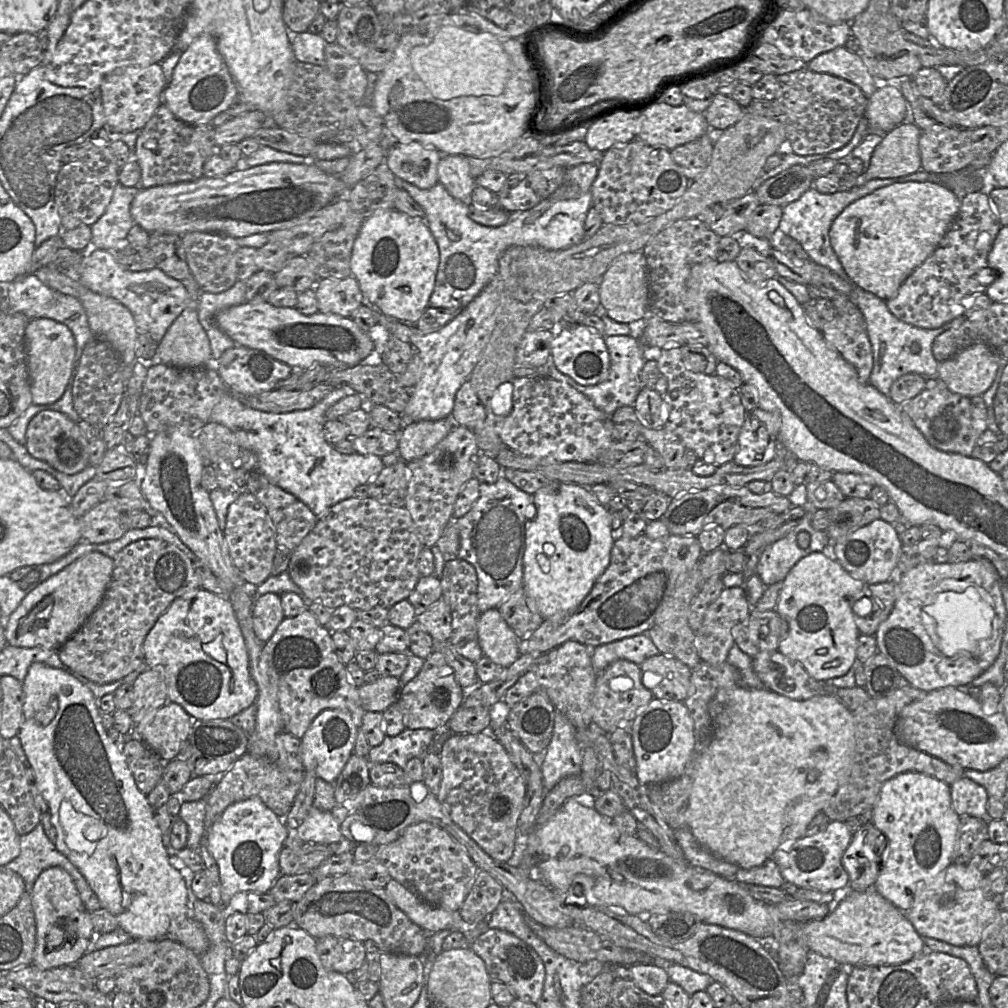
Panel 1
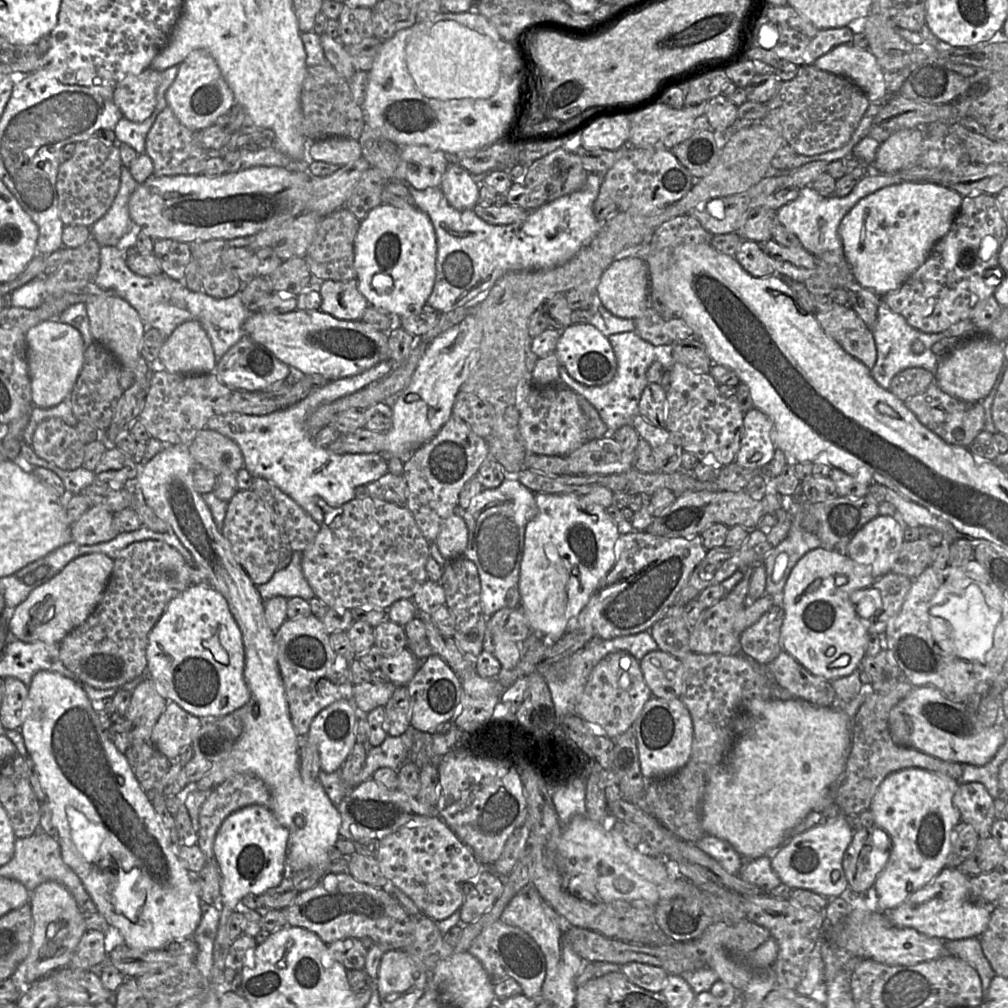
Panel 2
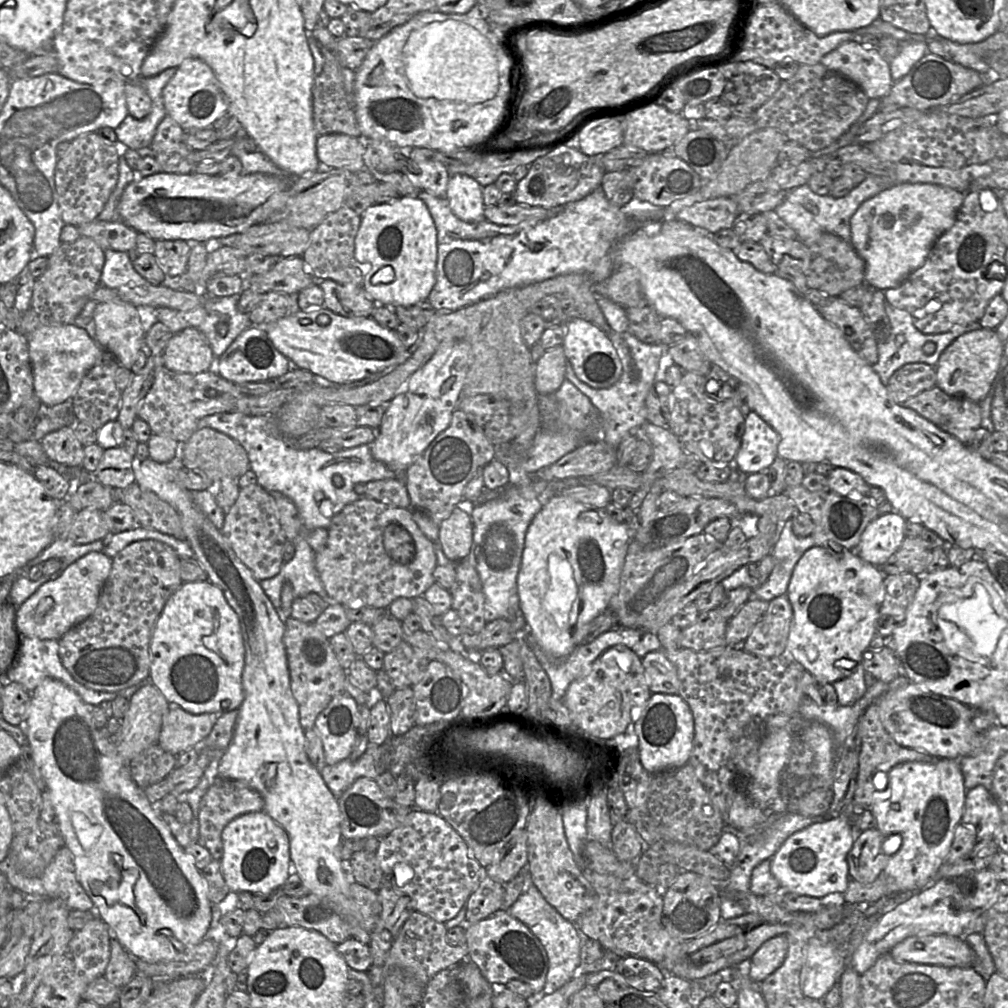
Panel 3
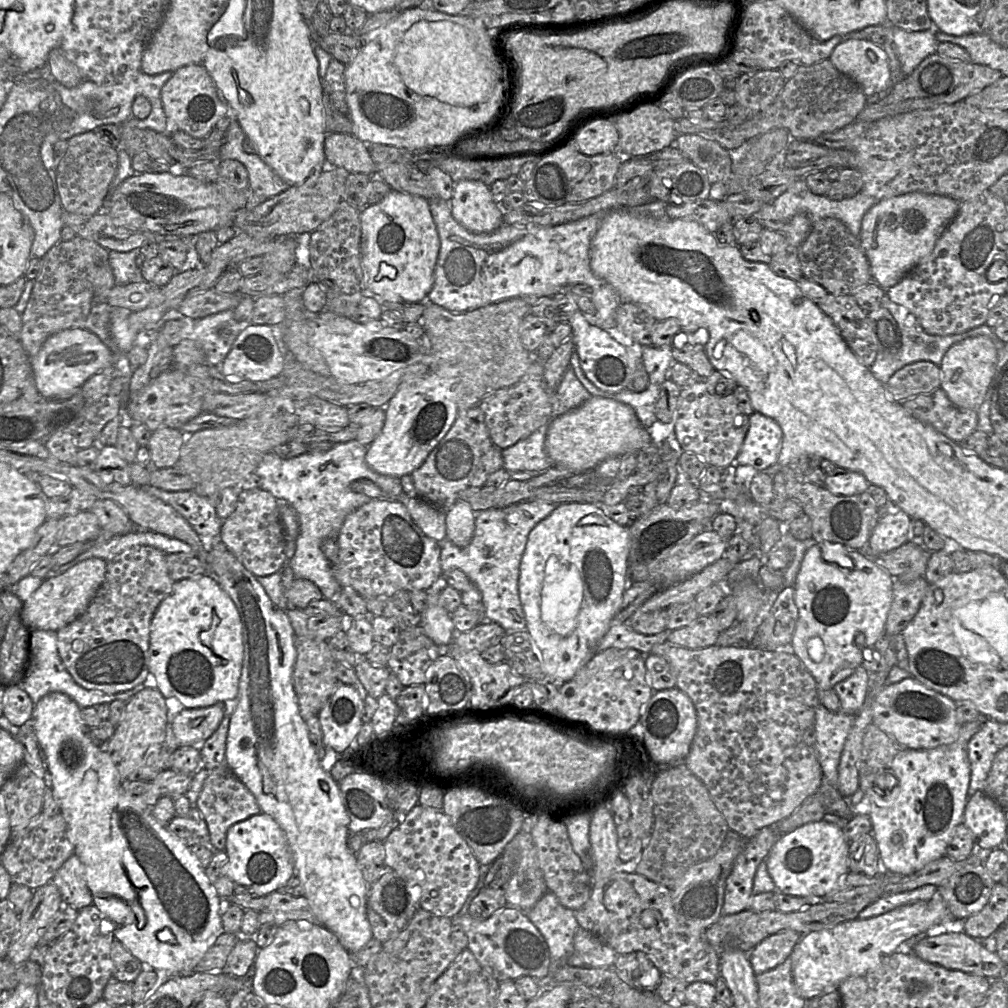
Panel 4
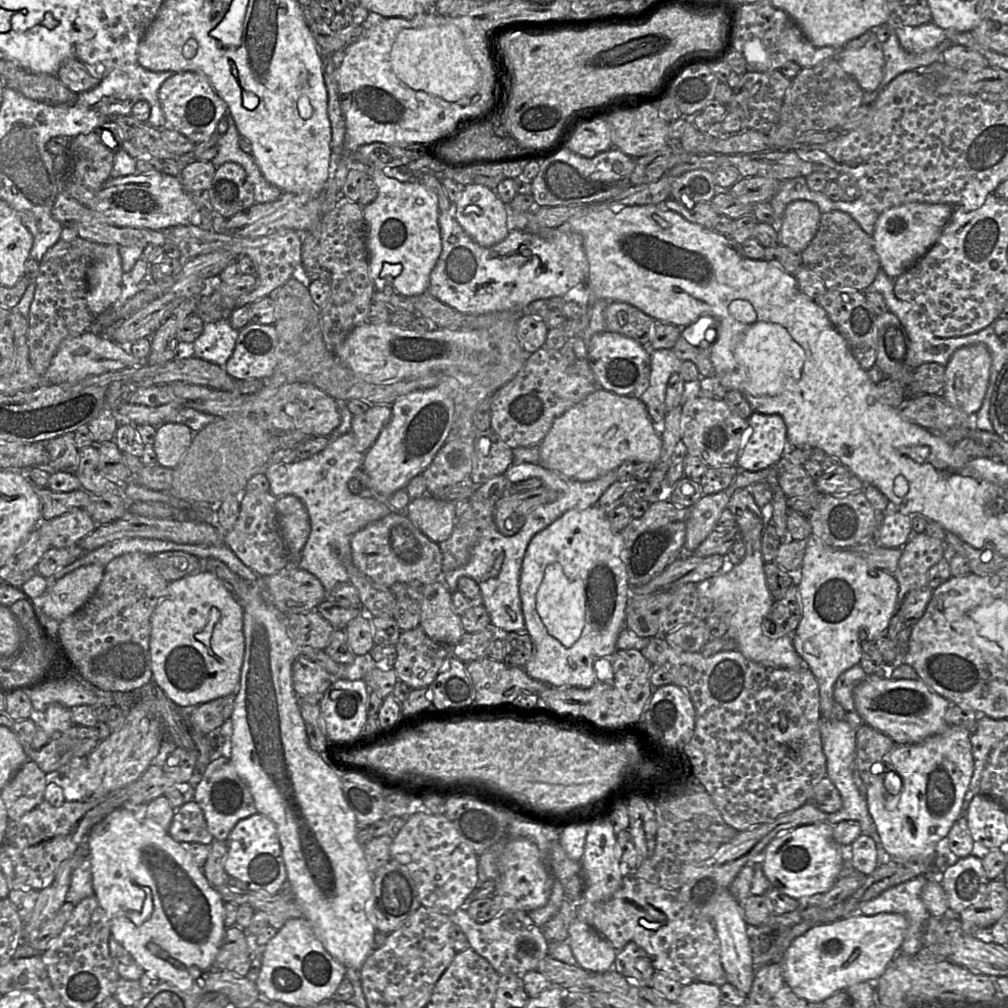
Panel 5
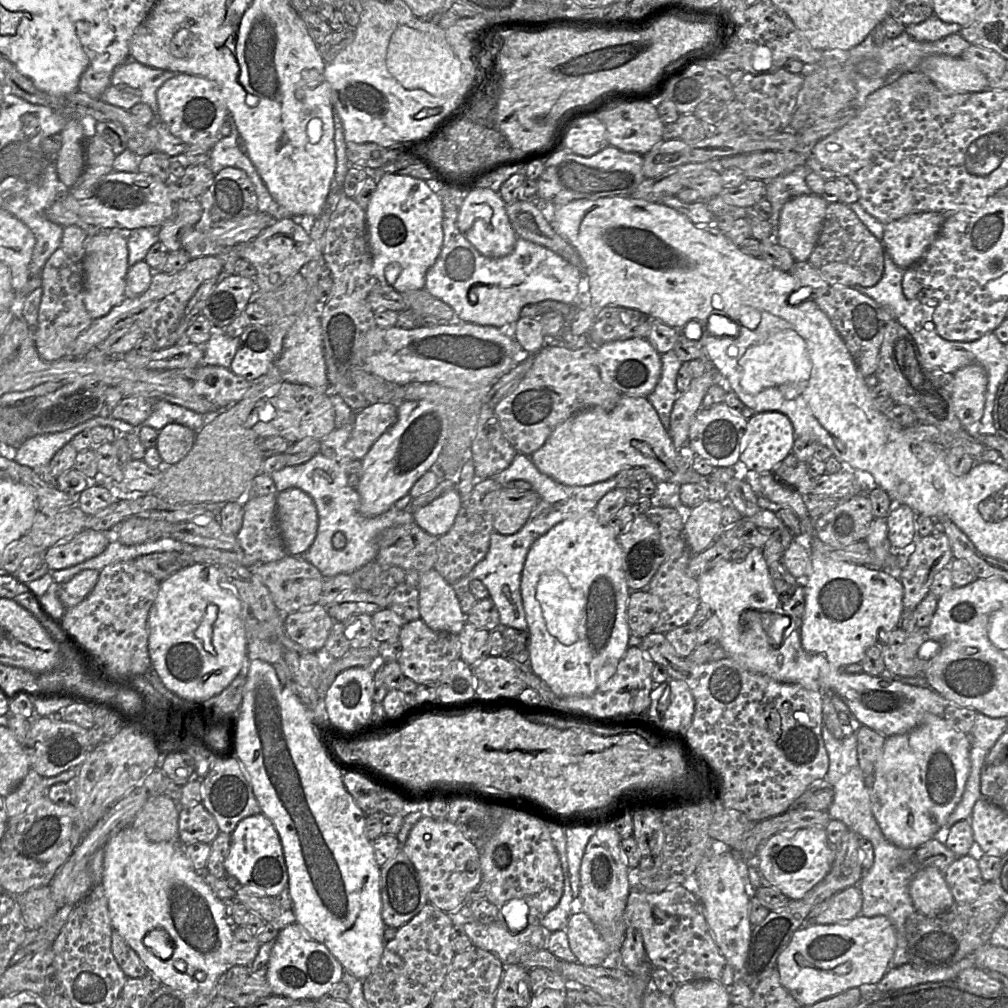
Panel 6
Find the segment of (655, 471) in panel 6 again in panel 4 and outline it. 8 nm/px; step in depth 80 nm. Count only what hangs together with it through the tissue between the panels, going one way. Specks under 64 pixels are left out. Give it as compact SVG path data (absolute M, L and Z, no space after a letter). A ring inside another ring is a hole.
M592 396L580 406L549 422L545 450L553 465L581 474L593 471L598 464L610 457L638 453L651 443L650 432L640 423L630 405L610 398Z

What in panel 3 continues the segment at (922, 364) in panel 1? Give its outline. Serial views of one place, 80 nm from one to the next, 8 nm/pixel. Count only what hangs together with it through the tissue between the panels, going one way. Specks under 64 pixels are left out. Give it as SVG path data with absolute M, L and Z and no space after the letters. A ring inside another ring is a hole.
M887 302L885 303L885 312L887 313L891 323L891 335L885 342L877 343L878 360L874 365L872 365L872 369L879 376L884 386L887 385L892 374L906 364L925 363L935 367L942 352L955 339L970 331L981 329L981 326L977 322L969 323L967 325L954 325L945 333L924 334L913 325L912 317L908 312L896 308ZM927 342L933 342L936 345L936 350L931 355L927 355L923 352L923 346Z

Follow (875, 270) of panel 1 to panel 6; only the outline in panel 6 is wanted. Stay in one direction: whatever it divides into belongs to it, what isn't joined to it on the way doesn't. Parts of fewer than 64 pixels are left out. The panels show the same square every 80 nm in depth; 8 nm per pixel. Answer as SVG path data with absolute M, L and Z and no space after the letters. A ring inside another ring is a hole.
M922 212L884 226L882 244L893 262L906 269L918 261L939 234L946 214Z

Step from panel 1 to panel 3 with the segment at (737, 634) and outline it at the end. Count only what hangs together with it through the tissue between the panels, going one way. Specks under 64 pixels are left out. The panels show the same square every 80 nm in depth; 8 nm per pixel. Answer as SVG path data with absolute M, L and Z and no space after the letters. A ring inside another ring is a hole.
M786 594L770 600L767 611L744 642L744 651L765 658L780 656L786 650L793 608Z

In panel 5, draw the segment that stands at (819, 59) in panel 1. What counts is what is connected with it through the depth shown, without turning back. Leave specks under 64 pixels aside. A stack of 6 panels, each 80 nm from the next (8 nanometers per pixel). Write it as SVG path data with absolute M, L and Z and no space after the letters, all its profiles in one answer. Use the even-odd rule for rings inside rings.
M875 32L861 48L841 48L836 56L842 69L855 79L863 91L874 91L883 78L882 43Z

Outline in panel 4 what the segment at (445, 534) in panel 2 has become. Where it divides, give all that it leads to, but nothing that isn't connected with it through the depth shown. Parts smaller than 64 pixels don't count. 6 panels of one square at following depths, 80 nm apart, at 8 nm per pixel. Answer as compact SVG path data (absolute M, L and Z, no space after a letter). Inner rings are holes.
M458 499L446 511L446 539L460 548L468 546L474 535L475 517L470 504Z

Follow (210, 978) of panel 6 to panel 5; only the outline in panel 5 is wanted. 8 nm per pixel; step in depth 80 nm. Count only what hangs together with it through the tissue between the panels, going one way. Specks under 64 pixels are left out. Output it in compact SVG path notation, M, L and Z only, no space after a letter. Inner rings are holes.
M126 807L113 810L97 823L87 835L87 842L94 895L106 912L111 936L150 976L182 990L190 989L202 972L211 970L228 929L224 925L224 901L216 888L209 883L203 870L196 865L185 844L176 841L168 831L146 818L145 814ZM148 891L151 894L153 911L149 919L137 926L130 920L128 913L142 910ZM148 943L158 945L170 958L181 962L183 968L177 968L167 959L151 953L147 947Z

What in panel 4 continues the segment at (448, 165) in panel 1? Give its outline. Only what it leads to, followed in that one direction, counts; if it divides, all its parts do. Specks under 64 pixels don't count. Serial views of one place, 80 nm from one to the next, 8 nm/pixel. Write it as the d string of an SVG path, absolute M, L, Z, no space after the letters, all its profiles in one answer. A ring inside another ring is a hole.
M461 180L455 183L453 196L449 201L452 216L467 230L477 234L494 232L503 224L504 210L496 203L488 186L477 180Z

